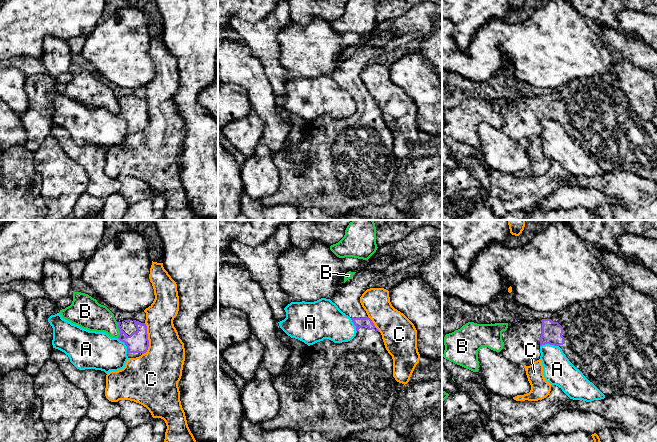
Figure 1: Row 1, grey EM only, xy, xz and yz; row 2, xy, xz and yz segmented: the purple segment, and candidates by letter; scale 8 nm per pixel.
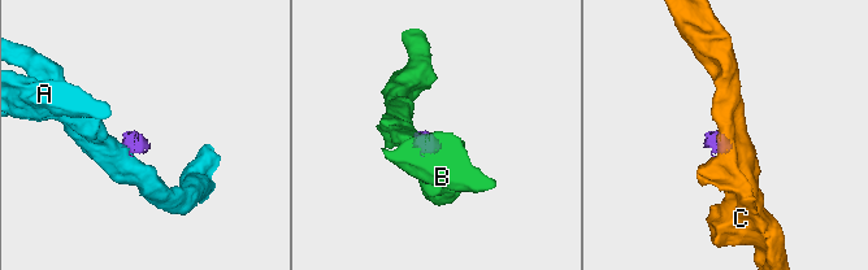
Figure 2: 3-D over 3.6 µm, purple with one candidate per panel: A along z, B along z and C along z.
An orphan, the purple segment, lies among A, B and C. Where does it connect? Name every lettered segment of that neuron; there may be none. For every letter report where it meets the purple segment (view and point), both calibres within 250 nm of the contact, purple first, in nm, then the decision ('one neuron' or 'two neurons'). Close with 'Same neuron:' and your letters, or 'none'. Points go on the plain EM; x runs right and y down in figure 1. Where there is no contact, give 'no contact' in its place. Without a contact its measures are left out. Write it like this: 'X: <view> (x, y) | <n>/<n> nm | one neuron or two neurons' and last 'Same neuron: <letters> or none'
A: yz (549, 119) | 160/240 nm | two neurons
B: xy (119, 106) | 170/220 nm | two neurons
C: xy (147, 115) | 170/340 nm | two neurons
Same neuron: none

